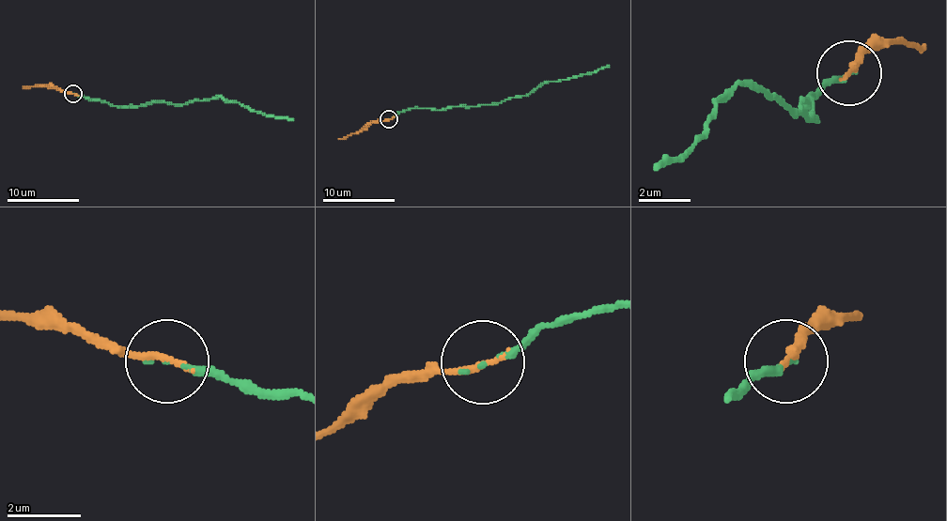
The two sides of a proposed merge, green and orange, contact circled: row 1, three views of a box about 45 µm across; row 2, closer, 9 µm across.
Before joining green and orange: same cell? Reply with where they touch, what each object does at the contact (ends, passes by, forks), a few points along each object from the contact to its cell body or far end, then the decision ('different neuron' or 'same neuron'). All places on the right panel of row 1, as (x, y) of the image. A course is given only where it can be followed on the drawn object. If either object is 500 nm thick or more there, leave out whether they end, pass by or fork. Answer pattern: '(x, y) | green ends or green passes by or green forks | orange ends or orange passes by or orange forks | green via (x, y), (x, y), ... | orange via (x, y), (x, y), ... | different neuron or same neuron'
(849, 72) | green ends | orange ends | green via (850, 71), (812, 97), (812, 116), (746, 84), (721, 97), (701, 136), (655, 169) | orange via (850, 71), (870, 52), (903, 45), (923, 52) | same neuron

